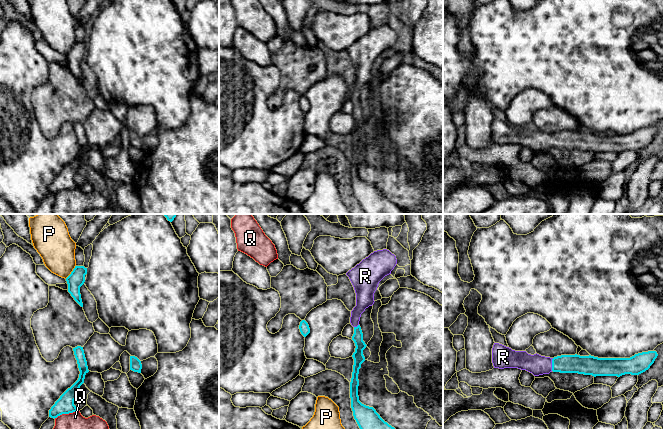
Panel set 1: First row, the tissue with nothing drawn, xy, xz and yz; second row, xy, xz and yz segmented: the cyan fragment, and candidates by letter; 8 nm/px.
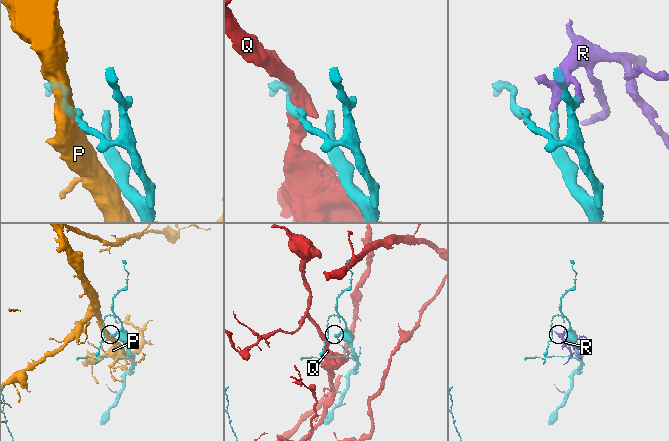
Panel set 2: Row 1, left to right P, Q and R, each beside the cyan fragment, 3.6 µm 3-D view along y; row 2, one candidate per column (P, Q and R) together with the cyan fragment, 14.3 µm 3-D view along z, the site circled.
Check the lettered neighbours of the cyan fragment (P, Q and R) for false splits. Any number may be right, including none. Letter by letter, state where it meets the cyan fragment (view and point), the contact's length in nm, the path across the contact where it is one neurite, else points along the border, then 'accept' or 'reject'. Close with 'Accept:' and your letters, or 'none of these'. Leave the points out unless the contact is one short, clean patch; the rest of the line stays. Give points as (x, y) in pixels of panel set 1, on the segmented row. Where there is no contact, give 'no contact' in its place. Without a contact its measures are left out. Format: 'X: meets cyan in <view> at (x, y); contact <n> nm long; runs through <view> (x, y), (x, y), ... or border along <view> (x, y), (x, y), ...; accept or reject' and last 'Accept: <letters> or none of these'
P: meets cyan in xy at (71, 272); contact 140 nm long; reject
Q: meets cyan in xy at (65, 413); contact 200 nm long; reject
R: meets cyan in yz at (552, 364); contact 110 nm long; runs through yz (575, 363), (552, 364), (536, 364); accept
Accept: R

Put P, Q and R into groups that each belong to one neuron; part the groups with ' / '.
P / Q / R

